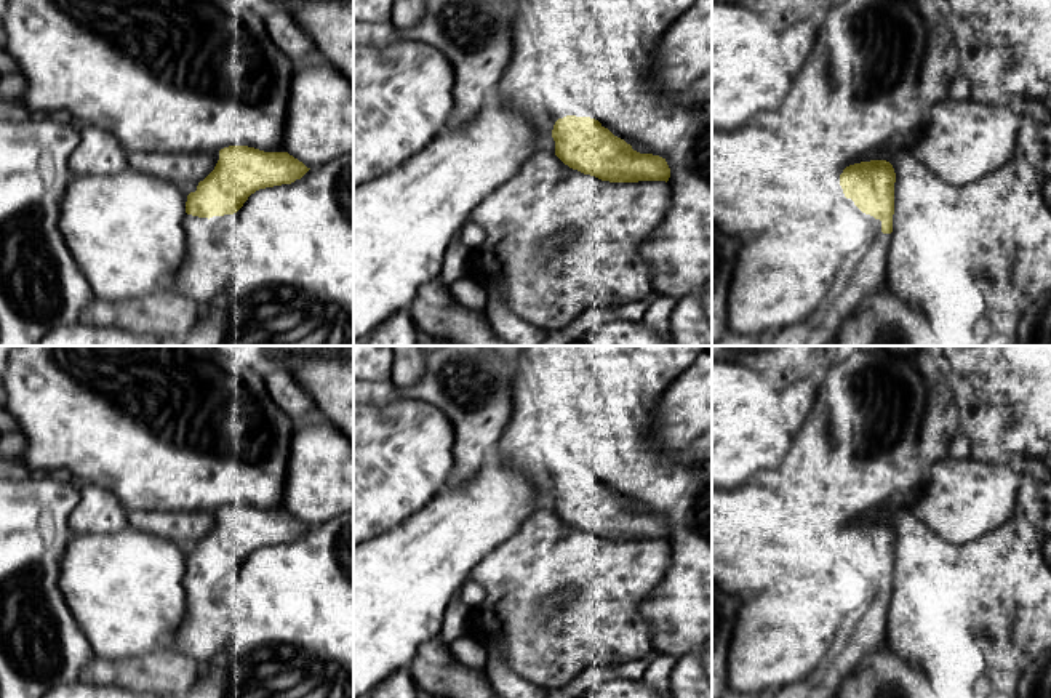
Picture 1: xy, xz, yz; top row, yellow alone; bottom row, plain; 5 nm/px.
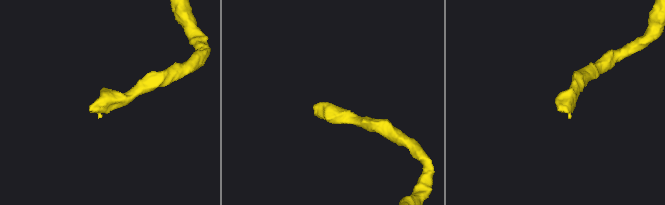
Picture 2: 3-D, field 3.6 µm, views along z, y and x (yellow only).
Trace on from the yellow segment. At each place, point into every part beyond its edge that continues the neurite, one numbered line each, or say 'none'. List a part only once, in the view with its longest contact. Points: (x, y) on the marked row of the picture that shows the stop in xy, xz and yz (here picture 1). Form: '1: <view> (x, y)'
1: xy (168, 316)

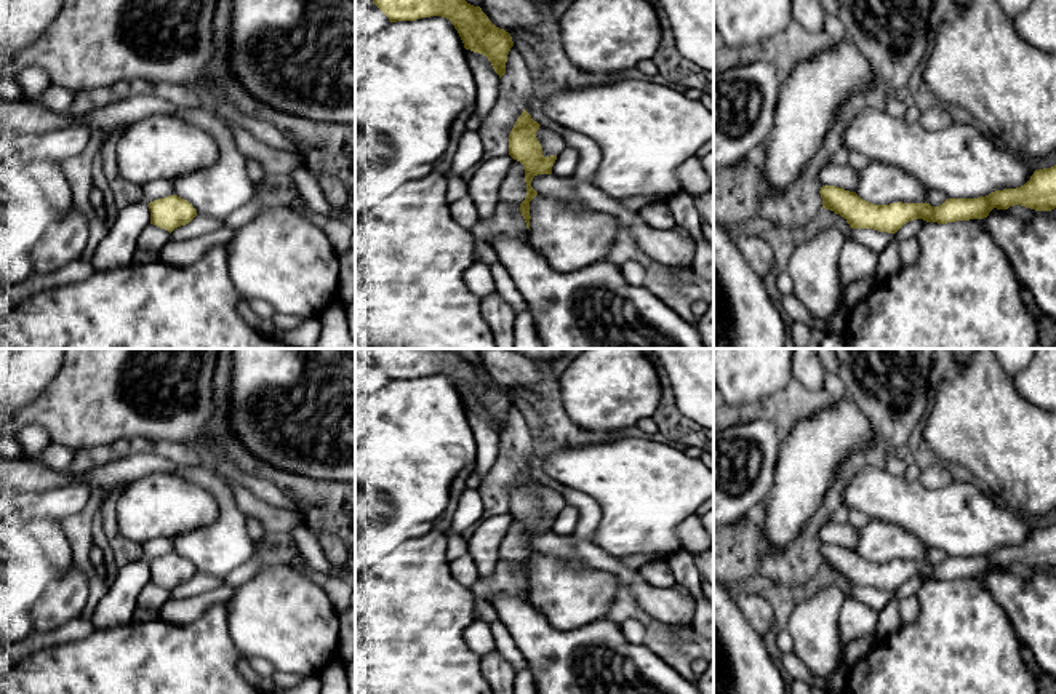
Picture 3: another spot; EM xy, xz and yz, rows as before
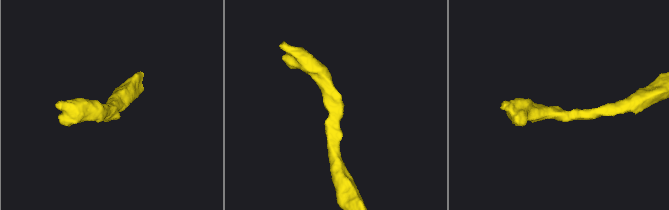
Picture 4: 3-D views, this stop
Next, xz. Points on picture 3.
none

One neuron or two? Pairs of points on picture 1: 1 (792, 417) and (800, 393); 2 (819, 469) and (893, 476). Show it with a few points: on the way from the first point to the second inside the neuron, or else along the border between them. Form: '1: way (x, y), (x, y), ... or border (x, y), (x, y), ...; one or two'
1: way (795, 410), (797, 399); one
2: way (837, 469), (875, 469); one

